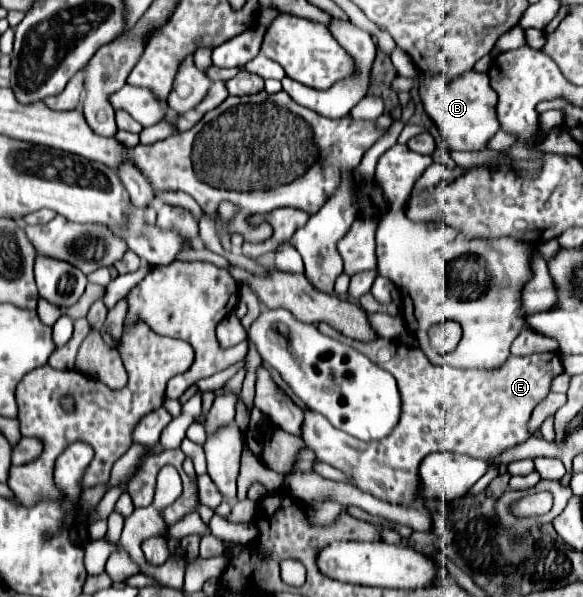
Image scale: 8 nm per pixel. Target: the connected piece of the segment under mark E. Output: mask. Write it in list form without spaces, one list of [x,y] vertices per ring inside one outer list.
[[[328,324],[318,326],[320,332],[364,352],[374,364],[388,370],[396,378],[402,396],[402,416],[396,430],[392,430],[392,436],[376,442],[362,442],[336,430],[324,416],[308,410],[304,414],[302,436],[320,462],[350,474],[354,486],[360,490],[394,504],[418,502],[418,466],[420,460],[432,452],[448,450],[458,454],[498,454],[510,446],[522,444],[528,438],[526,422],[534,406],[550,392],[550,382],[562,374],[558,352],[508,356],[502,366],[490,370],[458,370],[432,364],[420,348],[412,348],[396,340],[376,338],[370,342],[360,342],[342,336]]]

